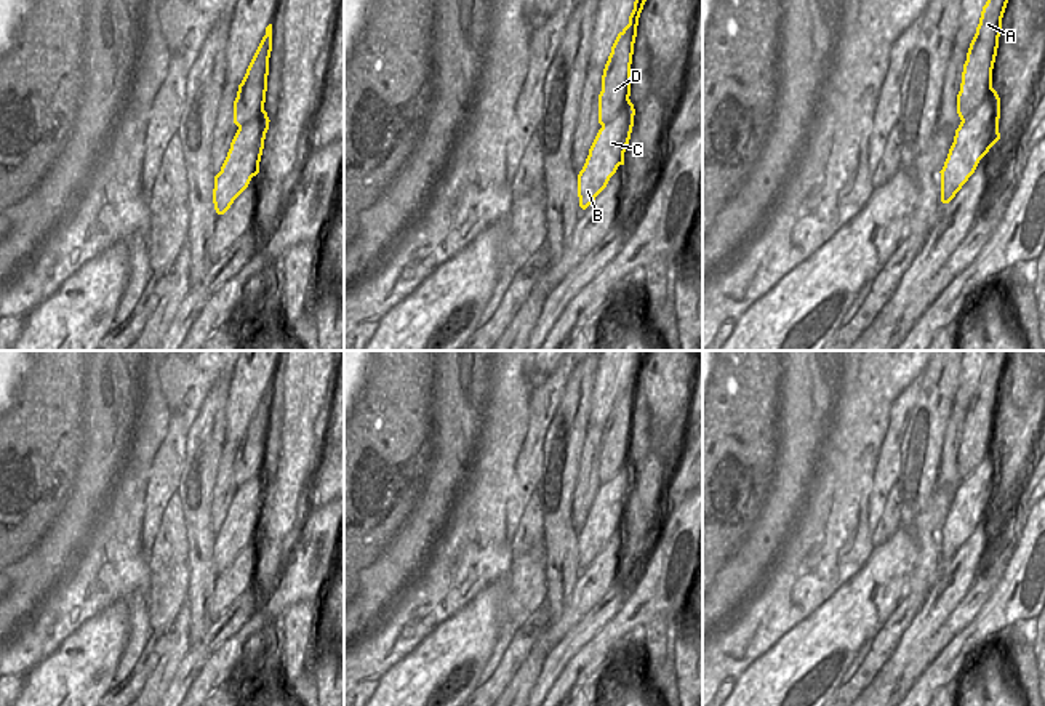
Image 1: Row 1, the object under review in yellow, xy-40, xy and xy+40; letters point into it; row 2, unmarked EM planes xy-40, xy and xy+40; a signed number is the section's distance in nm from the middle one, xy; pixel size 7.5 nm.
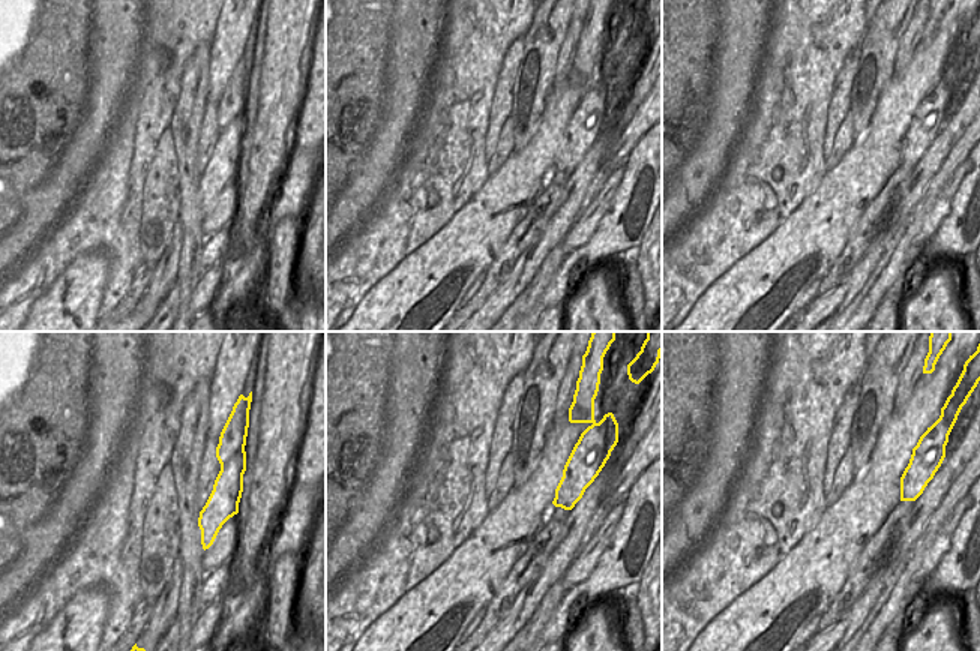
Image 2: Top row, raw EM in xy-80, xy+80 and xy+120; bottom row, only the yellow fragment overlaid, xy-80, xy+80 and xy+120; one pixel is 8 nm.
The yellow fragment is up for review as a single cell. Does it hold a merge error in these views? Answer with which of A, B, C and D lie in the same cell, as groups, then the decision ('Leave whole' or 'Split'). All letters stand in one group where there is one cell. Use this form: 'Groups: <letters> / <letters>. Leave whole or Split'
Groups: A D / B C. Split

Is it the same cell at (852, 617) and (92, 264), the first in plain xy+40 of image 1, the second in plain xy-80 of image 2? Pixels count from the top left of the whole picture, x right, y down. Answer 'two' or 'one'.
one

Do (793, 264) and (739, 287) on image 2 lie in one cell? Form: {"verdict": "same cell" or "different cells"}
{"verdict": "same cell"}

